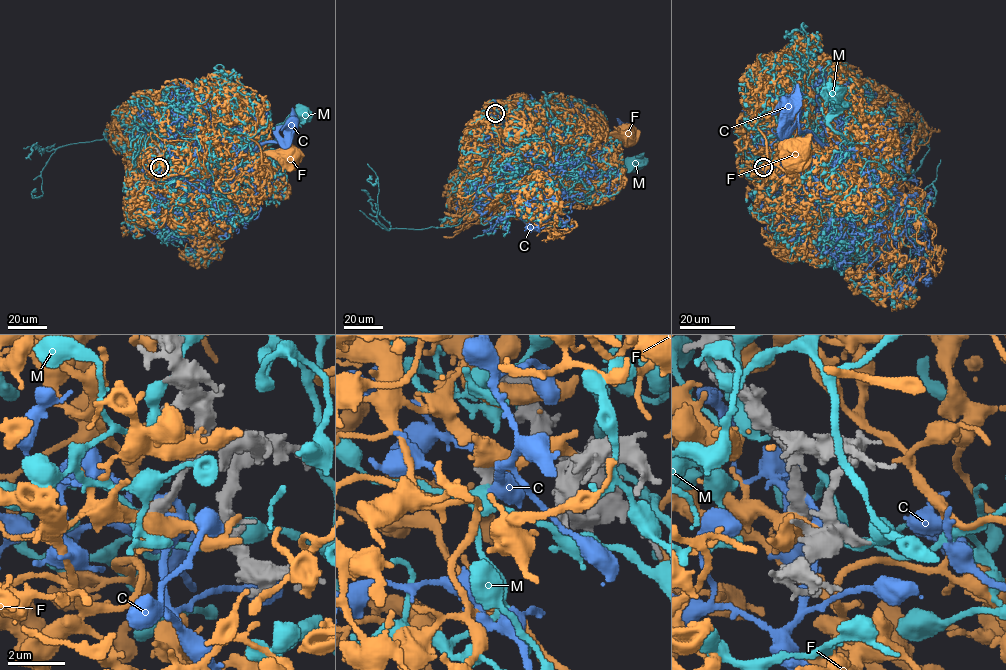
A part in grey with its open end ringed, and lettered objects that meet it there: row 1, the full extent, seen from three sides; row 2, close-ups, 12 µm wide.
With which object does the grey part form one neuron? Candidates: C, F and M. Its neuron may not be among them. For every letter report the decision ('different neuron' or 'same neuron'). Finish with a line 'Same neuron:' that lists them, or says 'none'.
C: different neuron
F: different neuron
M: different neuron
Same neuron: none

